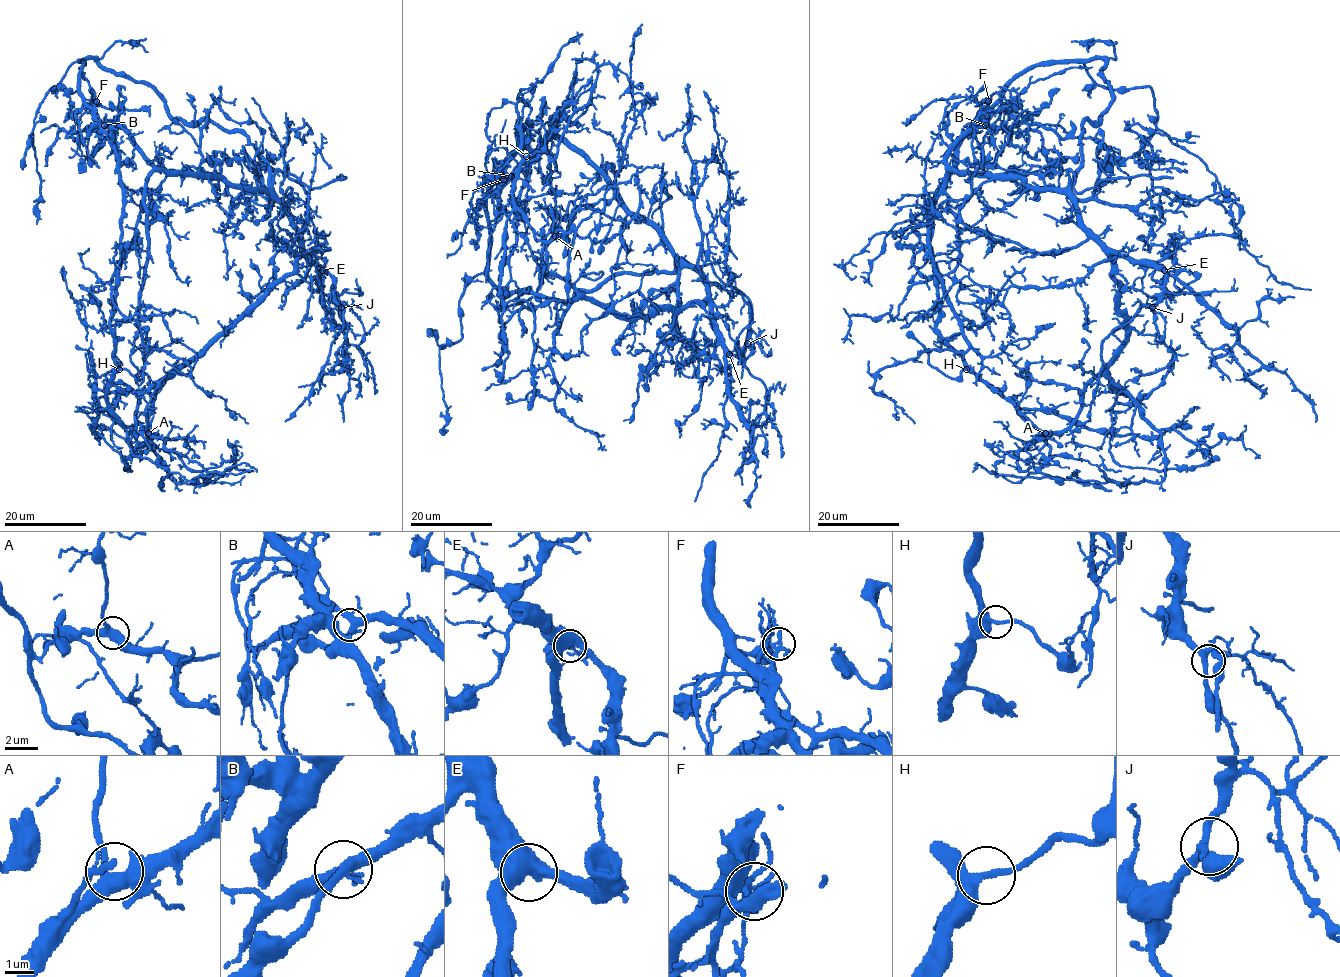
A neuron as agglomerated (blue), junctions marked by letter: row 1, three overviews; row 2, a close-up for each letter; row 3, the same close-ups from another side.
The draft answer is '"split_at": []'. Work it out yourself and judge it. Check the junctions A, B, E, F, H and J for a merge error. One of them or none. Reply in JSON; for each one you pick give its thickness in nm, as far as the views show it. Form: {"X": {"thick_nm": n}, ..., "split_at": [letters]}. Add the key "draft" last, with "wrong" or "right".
{"split_at": [], "draft": "right"}

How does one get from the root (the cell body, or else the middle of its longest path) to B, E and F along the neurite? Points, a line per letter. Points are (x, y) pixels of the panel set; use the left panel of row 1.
B: (184, 362), (294, 269), (299, 234), (269, 193), (160, 171), (118, 125), (104, 125)
E: (184, 362), (195, 359), (286, 277), (294, 269), (294, 260), (301, 253), (322, 270)
F: (184, 362), (294, 269), (299, 234), (269, 193), (160, 171), (118, 125), (99, 117), (96, 101)

